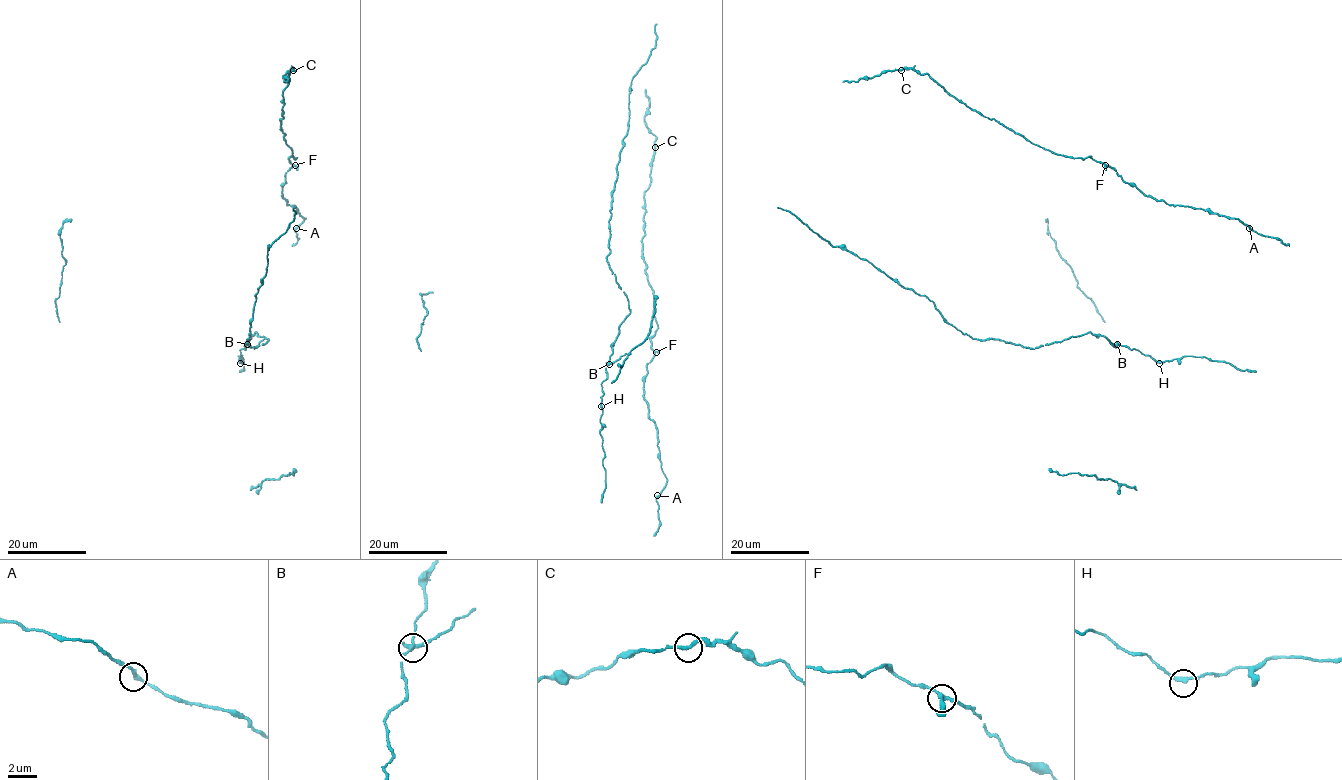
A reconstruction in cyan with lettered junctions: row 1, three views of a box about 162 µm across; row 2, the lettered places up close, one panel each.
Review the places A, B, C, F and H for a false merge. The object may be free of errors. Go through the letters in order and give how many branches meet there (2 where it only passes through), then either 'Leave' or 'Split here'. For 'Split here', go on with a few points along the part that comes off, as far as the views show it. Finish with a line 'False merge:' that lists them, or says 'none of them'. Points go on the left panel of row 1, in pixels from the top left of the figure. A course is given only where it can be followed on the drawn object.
A: Branches: 2. Leave
B: Branches: 3. Split here. Course of the part to remove: (248, 343), (255, 346), (264, 338)
C: Branches: 2. Leave
F: Branches: 3. Leave
H: Branches: 2. Leave
False merge: B

